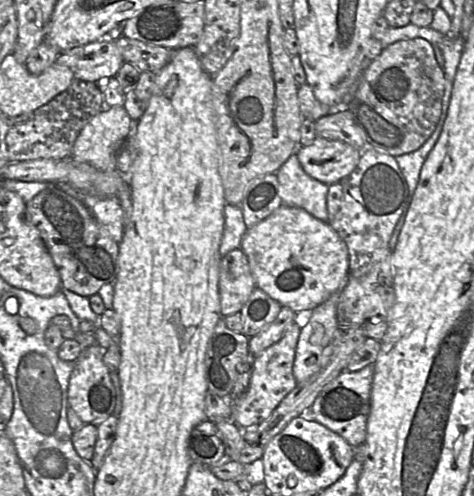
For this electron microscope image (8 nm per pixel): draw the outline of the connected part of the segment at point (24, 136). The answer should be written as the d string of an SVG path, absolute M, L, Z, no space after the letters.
M74 79L71 85L42 106L9 117L6 144L9 161L62 159L71 156L81 129L104 108L104 98L96 82Z

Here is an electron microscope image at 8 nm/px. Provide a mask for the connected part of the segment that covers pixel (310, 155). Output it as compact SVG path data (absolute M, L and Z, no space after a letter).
M315 138L311 144L299 147L296 154L309 176L331 185L357 167L362 151L342 141Z

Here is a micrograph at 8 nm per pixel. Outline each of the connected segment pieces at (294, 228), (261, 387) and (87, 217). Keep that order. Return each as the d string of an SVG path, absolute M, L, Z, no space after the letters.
M282 204L267 218L247 228L240 248L247 256L256 288L262 289L296 314L303 310L313 310L339 292L349 278L349 255L345 242L328 222L315 218L303 208Z
M297 321L291 323L284 335L273 345L253 358L252 374L246 391L231 403L230 421L243 429L257 426L268 418L281 401L297 385L293 375L293 364L300 335Z
M49 183L26 203L25 217L38 229L64 288L89 298L103 285L114 284L118 273L119 244L82 202L64 192L58 184Z

